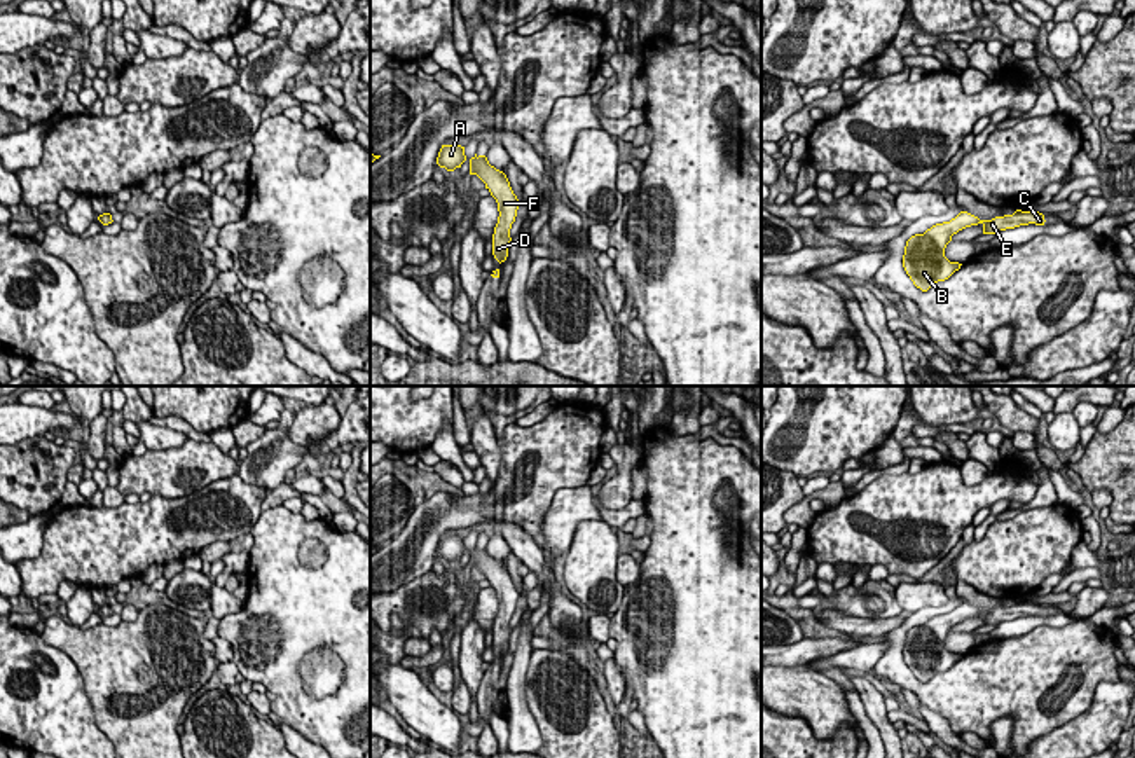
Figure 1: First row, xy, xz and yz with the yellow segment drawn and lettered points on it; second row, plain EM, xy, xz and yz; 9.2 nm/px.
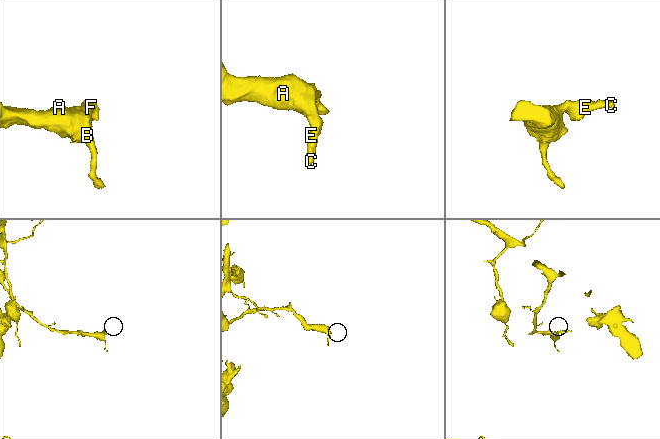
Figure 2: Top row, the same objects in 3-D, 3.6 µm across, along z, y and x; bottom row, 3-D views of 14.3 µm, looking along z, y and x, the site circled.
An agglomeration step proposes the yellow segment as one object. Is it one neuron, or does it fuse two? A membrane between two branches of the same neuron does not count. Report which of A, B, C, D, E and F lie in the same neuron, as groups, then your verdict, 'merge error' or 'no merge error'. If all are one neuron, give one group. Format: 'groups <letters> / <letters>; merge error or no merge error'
groups A B C D E F; no merge error

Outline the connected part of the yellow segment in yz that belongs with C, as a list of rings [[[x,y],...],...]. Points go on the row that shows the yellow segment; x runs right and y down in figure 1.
[[[1016,210],[1013,215],[995,217],[992,220],[980,220],[978,217],[960,211],[950,222],[936,224],[924,234],[915,234],[906,241],[903,267],[913,285],[927,292],[934,283],[948,279],[962,264],[950,262],[945,257],[945,248],[952,236],[971,225],[983,225],[983,234],[997,234],[1006,229],[1020,225],[1044,225],[1042,213]]]

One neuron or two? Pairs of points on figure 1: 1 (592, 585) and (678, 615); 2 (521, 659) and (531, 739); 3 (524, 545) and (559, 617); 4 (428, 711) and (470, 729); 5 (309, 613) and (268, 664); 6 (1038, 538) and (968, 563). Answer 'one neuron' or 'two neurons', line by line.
1: two neurons
2: one neuron
3: one neuron
4: two neurons
5: one neuron
6: one neuron

